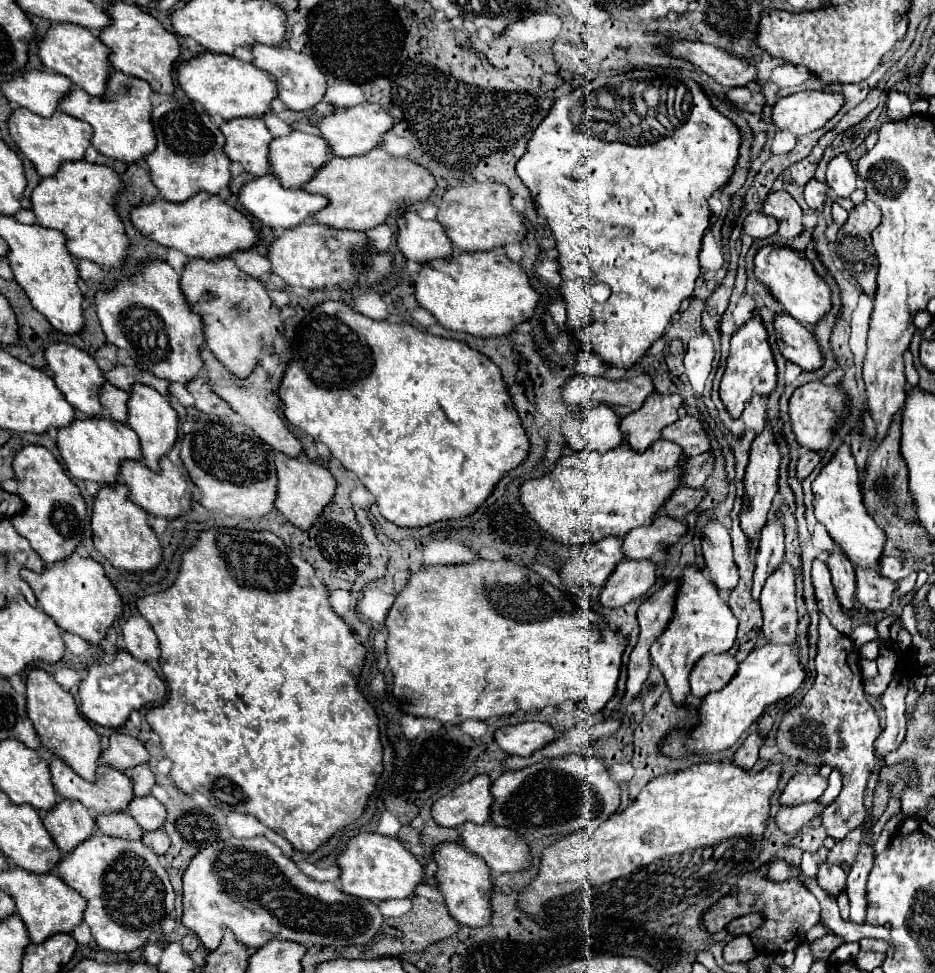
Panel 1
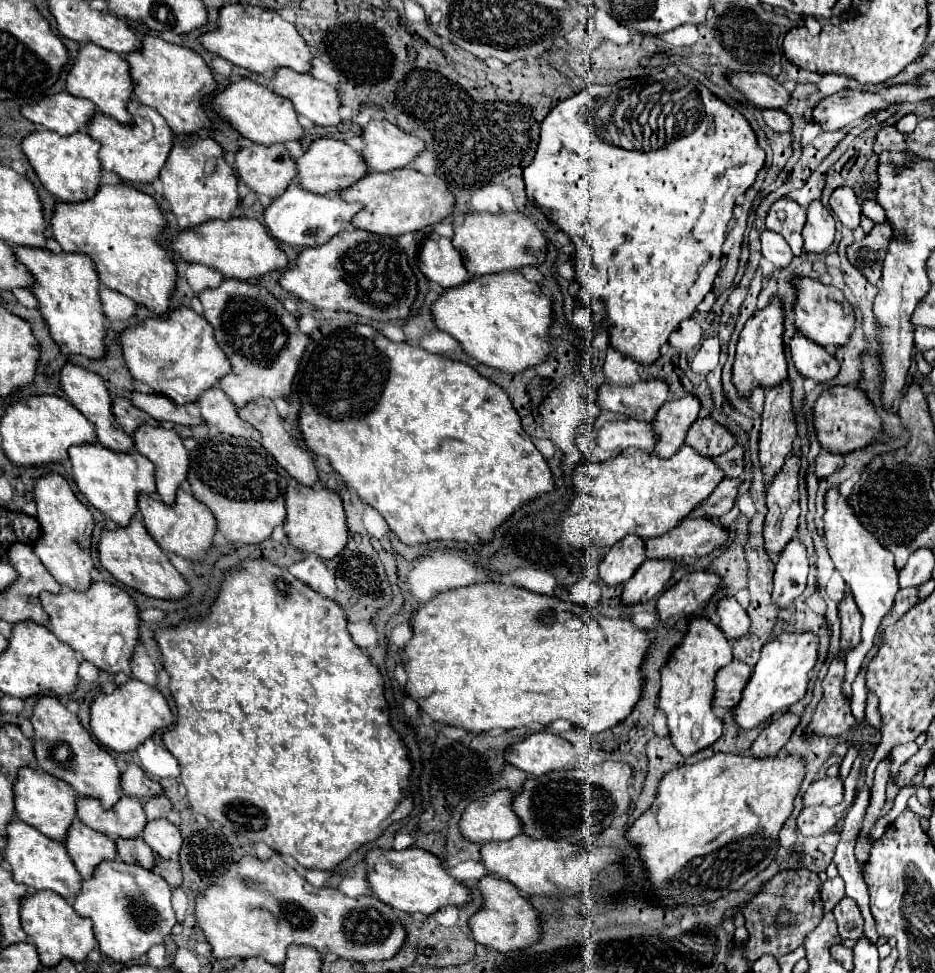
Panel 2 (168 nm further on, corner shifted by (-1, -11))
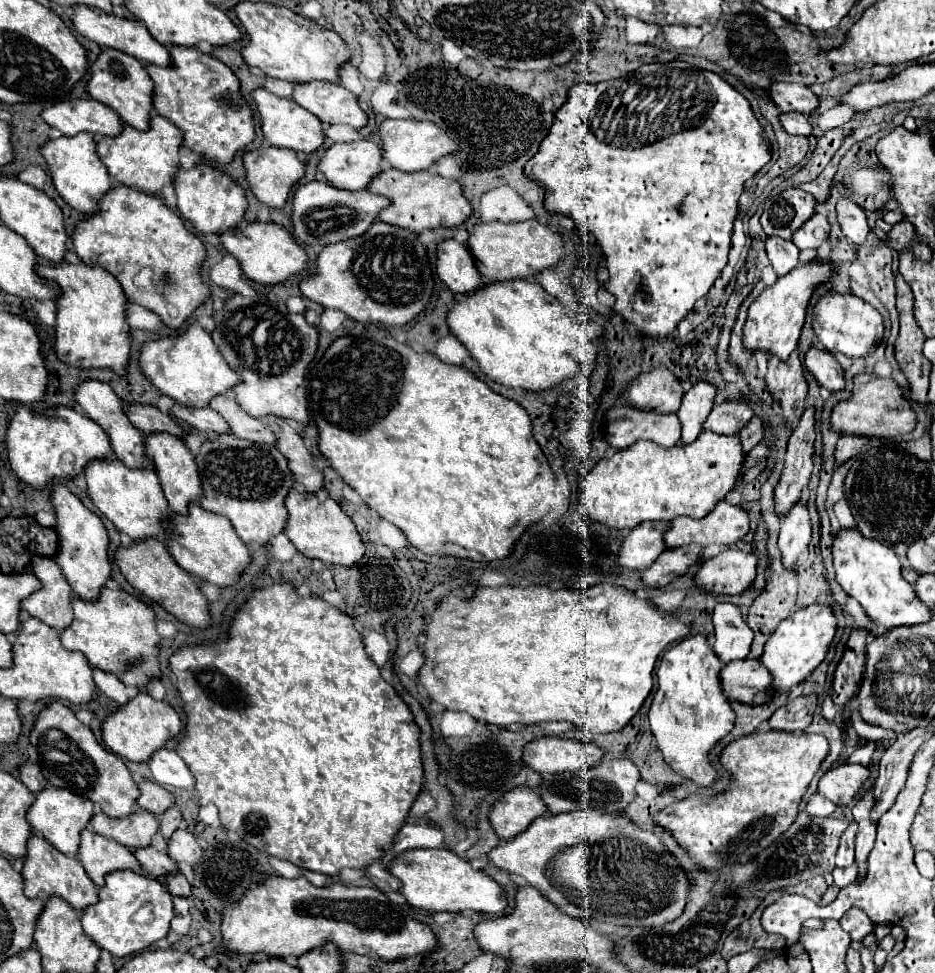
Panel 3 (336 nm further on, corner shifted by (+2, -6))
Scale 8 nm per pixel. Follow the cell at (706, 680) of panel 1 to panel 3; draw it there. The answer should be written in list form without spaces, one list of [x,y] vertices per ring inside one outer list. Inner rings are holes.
[[[733,660],[719,672],[723,694],[729,702],[739,704],[763,704],[771,698],[769,694],[769,672],[761,666],[761,660]]]

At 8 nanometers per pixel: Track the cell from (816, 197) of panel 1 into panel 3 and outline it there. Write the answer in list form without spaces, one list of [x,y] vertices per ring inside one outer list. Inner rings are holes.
[[[817,210],[813,214],[813,218],[809,218],[795,234],[793,234],[793,242],[797,248],[819,248],[823,242],[829,240],[829,232],[831,232],[831,226],[827,222],[827,216]]]

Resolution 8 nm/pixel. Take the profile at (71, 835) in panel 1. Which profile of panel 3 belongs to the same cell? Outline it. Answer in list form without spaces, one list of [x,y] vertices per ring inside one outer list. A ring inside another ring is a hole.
[[[83,828],[81,830],[81,842],[79,842],[79,862],[83,864],[87,876],[101,886],[105,874],[113,870],[133,870],[143,874],[137,858],[133,852],[105,836],[93,834],[93,830]]]

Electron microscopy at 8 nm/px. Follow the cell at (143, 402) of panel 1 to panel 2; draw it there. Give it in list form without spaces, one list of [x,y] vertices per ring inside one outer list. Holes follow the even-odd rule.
[[[142,425],[134,433],[136,451],[148,457],[156,467],[158,497],[166,505],[174,505],[176,491],[188,479],[190,457],[182,445],[176,431],[166,431],[164,427]]]

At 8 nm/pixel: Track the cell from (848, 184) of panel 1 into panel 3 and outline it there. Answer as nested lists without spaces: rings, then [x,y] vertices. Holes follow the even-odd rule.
[[[841,198],[837,202],[837,220],[841,226],[841,232],[855,244],[863,244],[867,234],[869,234],[869,224],[865,218],[865,212],[861,206],[851,202],[849,198]]]

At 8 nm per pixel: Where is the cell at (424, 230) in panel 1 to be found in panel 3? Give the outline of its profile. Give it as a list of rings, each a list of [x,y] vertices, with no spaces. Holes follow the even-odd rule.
[[[455,238],[443,240],[437,248],[437,276],[455,294],[467,294],[481,286],[473,256]]]

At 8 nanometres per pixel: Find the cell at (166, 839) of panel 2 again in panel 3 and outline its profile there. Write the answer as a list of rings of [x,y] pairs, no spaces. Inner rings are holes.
[[[175,830],[173,836],[167,840],[167,854],[185,866],[193,866],[201,860],[201,846],[197,844],[195,836],[189,830]]]

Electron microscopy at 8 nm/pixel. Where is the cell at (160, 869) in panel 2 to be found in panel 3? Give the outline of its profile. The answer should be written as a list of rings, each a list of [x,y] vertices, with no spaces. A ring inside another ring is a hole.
[[[173,872],[173,874],[167,874],[161,878],[161,882],[167,886],[167,890],[173,894],[173,896],[189,896],[191,894],[191,886],[185,878],[183,872]]]

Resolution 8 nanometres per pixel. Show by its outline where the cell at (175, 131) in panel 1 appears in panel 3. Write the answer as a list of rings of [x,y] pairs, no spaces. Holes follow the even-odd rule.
[[[195,164],[193,168],[179,168],[173,178],[173,184],[177,192],[177,210],[199,232],[221,234],[241,224],[243,212],[247,208],[247,198],[243,188],[229,174],[209,164]]]

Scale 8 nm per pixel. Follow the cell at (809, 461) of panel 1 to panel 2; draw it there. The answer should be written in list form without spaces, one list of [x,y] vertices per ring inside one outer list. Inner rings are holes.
[[[822,449],[822,453],[816,459],[816,473],[818,473],[818,477],[832,475],[842,465],[844,465],[844,455],[834,455],[834,453],[828,453],[826,449]]]

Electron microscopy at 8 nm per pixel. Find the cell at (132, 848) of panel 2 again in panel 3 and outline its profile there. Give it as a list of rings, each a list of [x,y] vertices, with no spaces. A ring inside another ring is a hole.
[[[153,846],[137,848],[137,850],[133,850],[133,854],[139,860],[139,864],[145,870],[145,874],[149,874],[149,876],[159,878],[159,876],[165,876],[169,872],[179,870],[179,866],[167,856],[167,852],[161,852],[161,850],[153,848]]]

